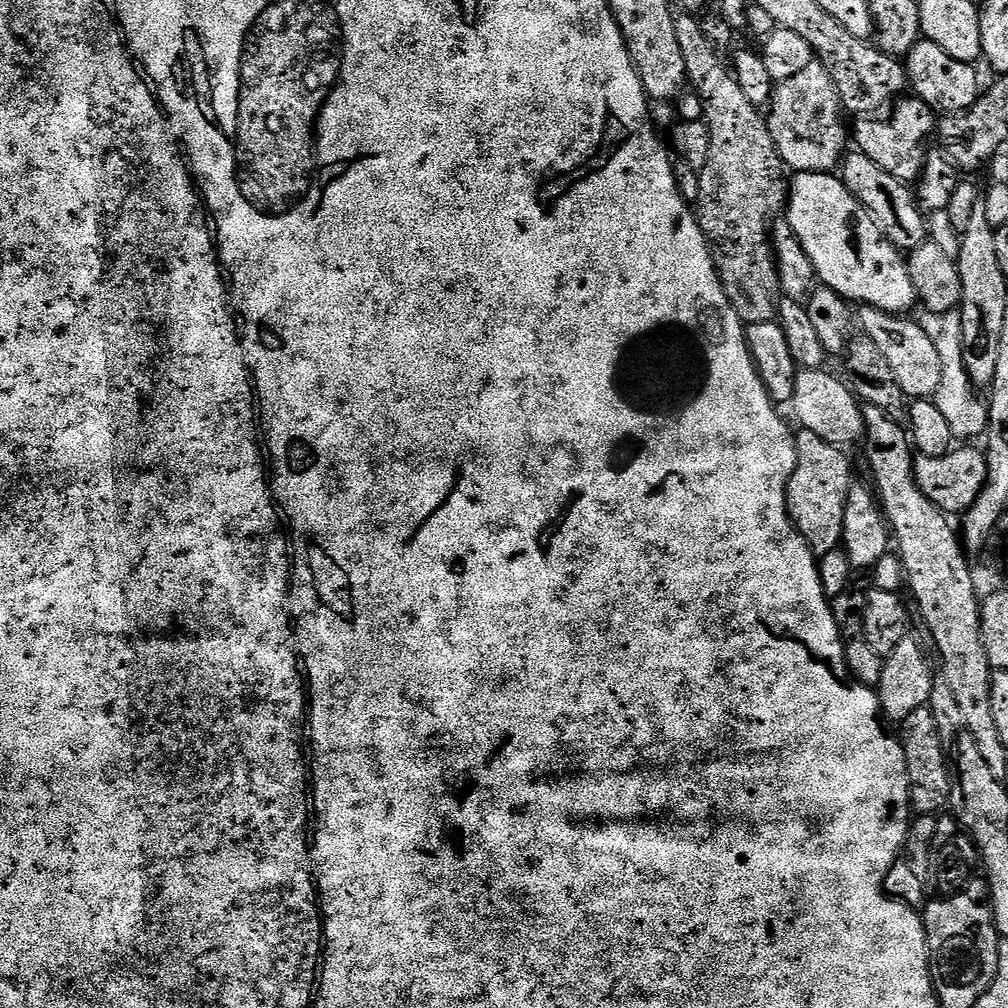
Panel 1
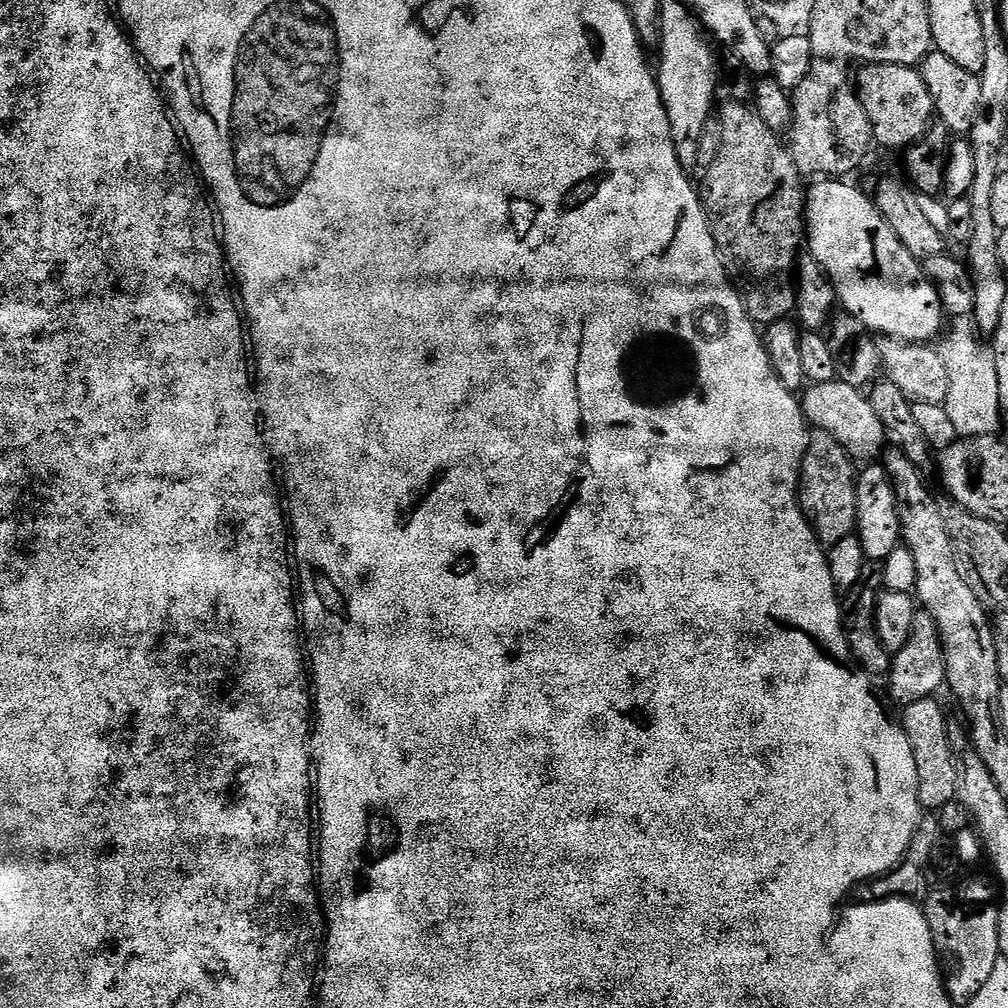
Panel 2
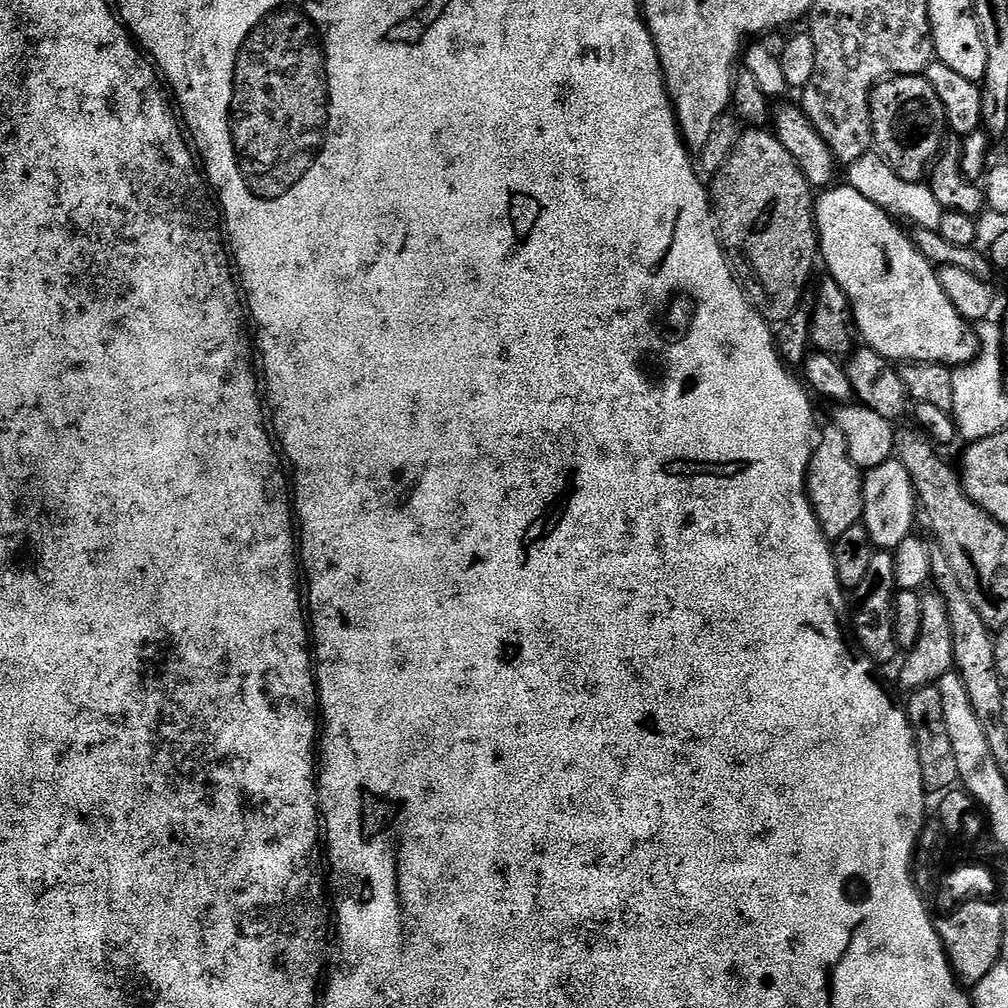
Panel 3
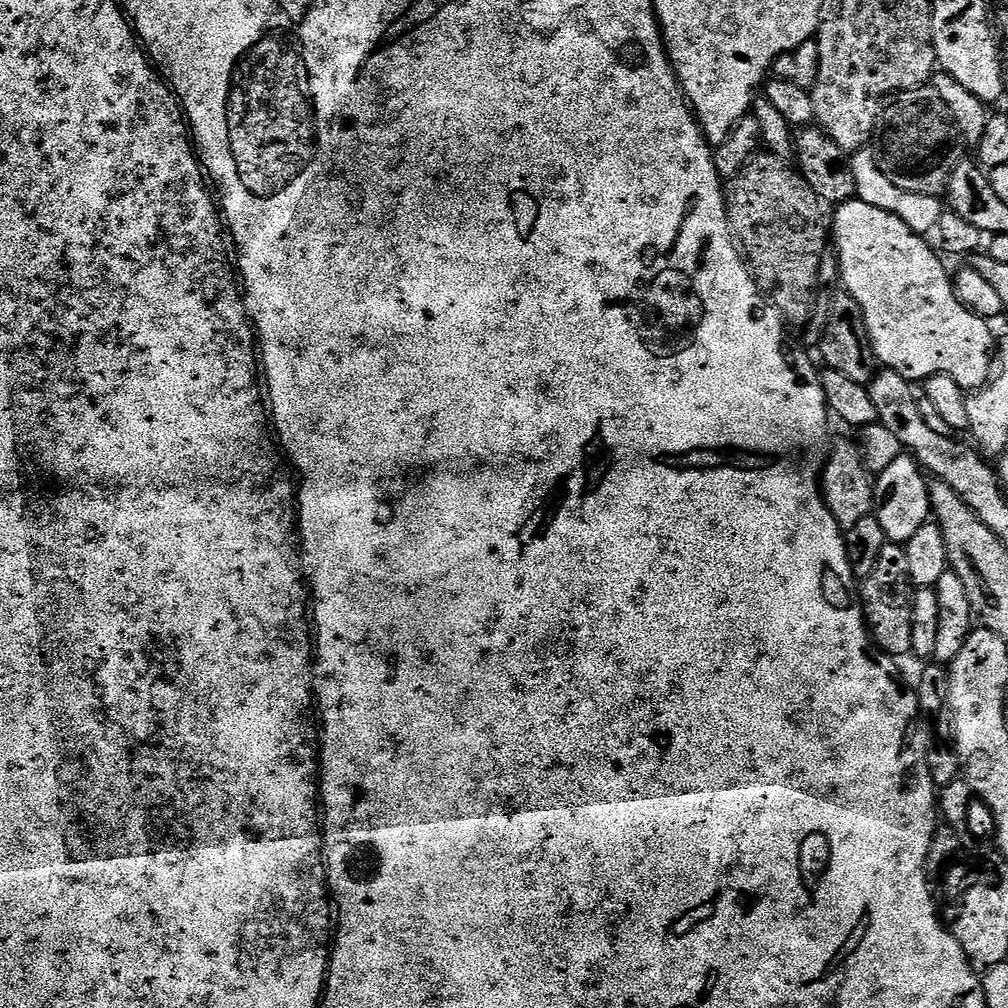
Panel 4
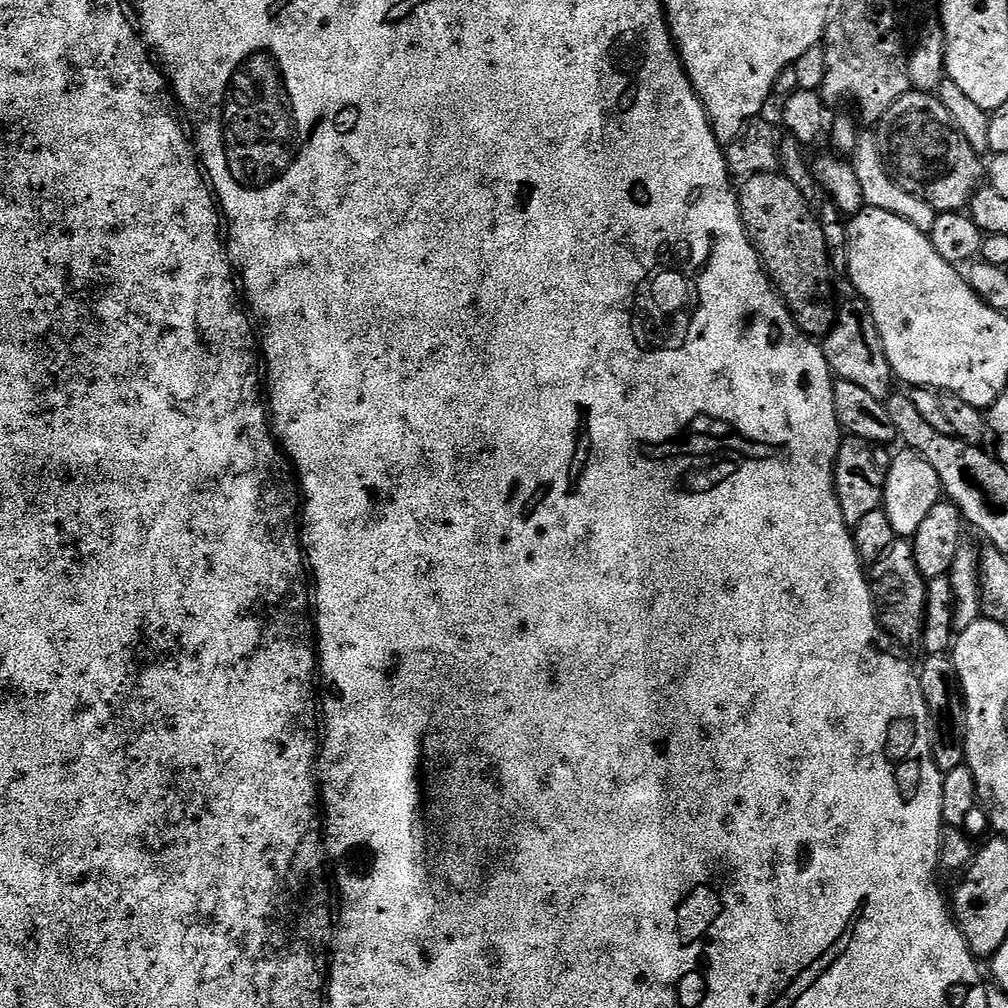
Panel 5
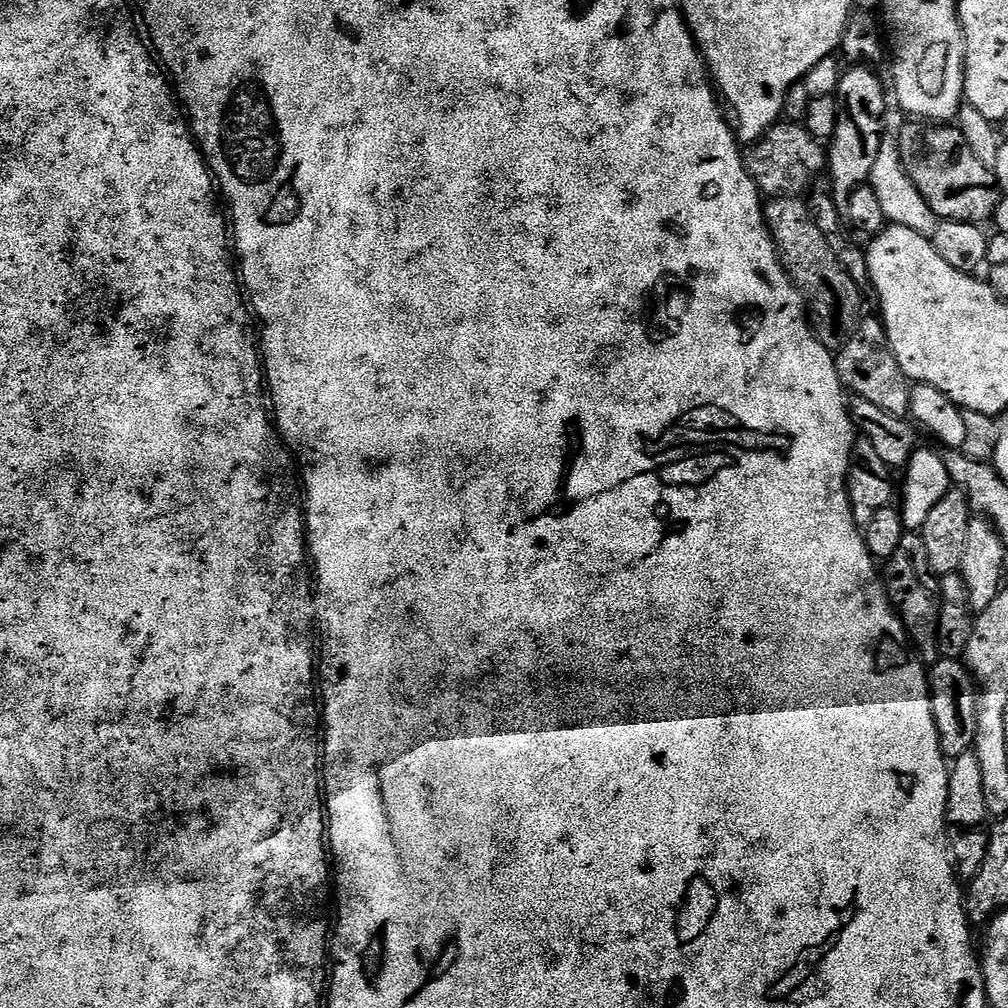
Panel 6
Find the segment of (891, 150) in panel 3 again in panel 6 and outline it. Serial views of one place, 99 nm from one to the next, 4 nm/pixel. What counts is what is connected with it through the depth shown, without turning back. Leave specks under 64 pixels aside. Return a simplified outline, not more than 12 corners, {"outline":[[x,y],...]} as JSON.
{"outline":[[908,123],[902,166],[940,220],[1002,199],[959,127]]}

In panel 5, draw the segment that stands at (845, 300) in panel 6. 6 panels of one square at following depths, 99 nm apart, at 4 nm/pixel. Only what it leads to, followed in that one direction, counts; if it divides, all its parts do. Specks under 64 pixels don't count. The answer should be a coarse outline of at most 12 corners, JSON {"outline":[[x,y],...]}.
{"outline":[[779,171],[738,199],[760,263],[813,338],[836,324],[824,225]]}

